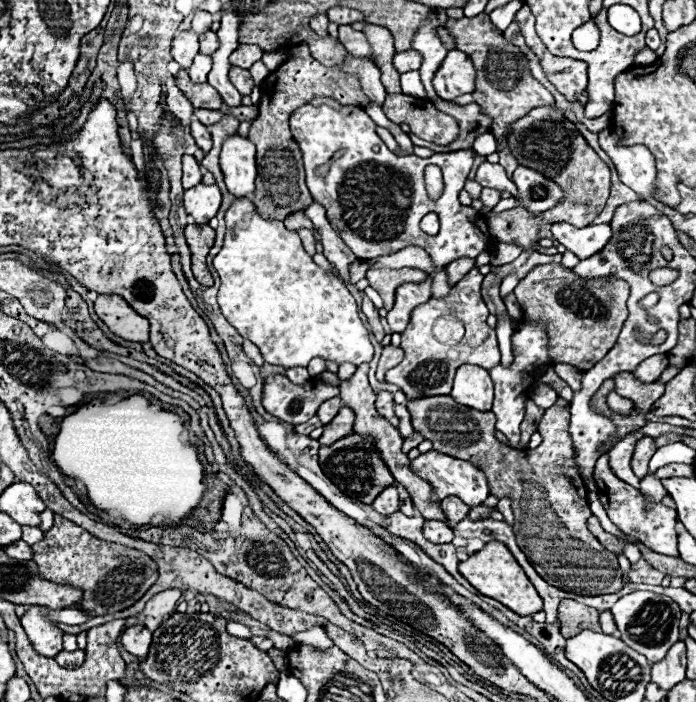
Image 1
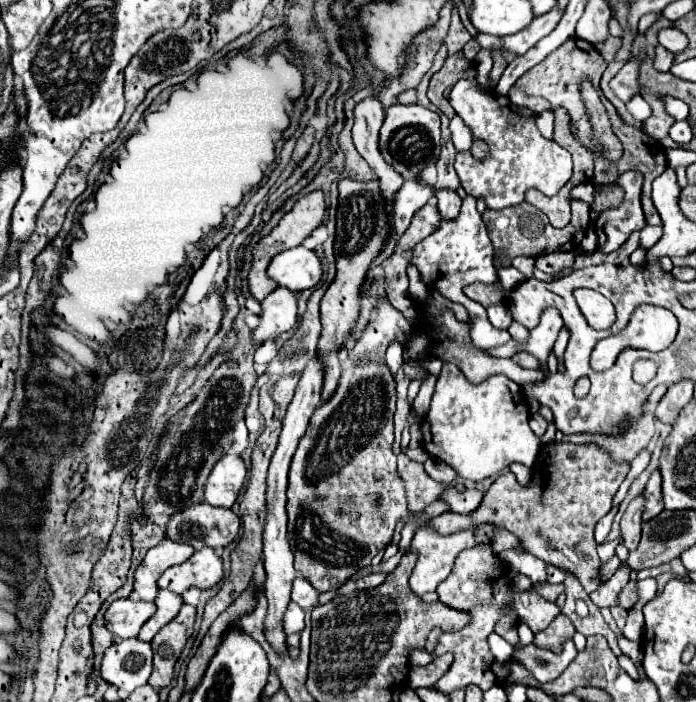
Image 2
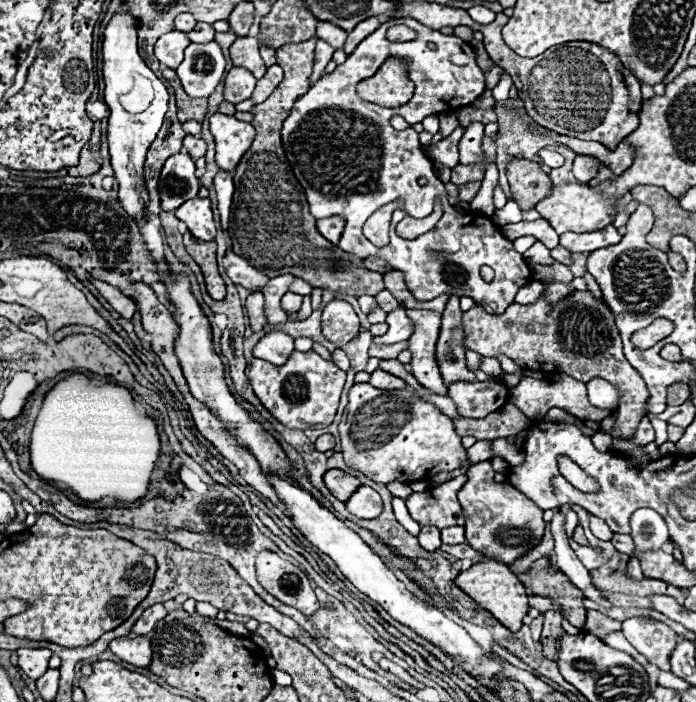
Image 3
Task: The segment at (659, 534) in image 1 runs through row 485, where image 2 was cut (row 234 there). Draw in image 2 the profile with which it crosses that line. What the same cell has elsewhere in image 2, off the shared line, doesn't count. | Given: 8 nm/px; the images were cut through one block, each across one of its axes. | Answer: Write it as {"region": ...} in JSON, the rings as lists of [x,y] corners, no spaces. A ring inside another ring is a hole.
{"region":[[[628,170],[616,180],[624,188],[624,202],[618,208],[604,210],[596,218],[596,232],[604,236],[598,242],[600,252],[614,252],[618,250],[630,232],[644,228],[644,212],[640,206],[640,188],[642,188],[642,174],[638,170]]]}

